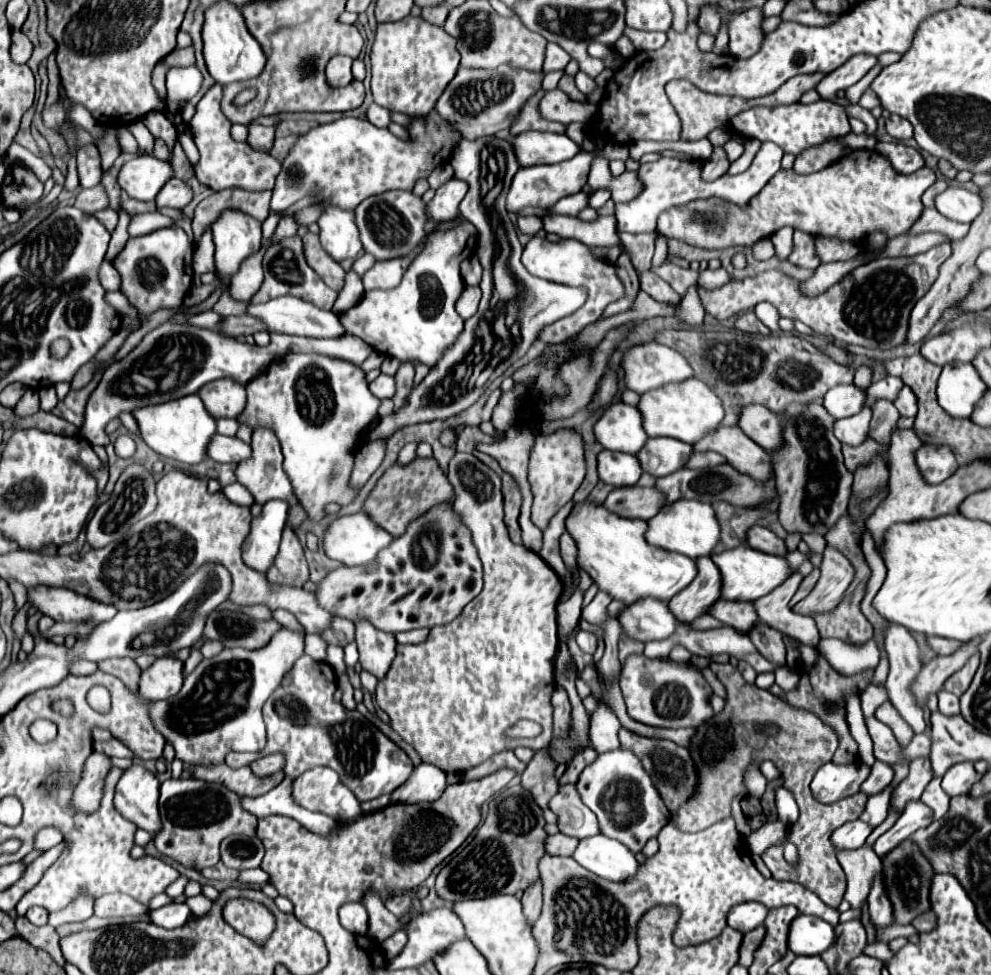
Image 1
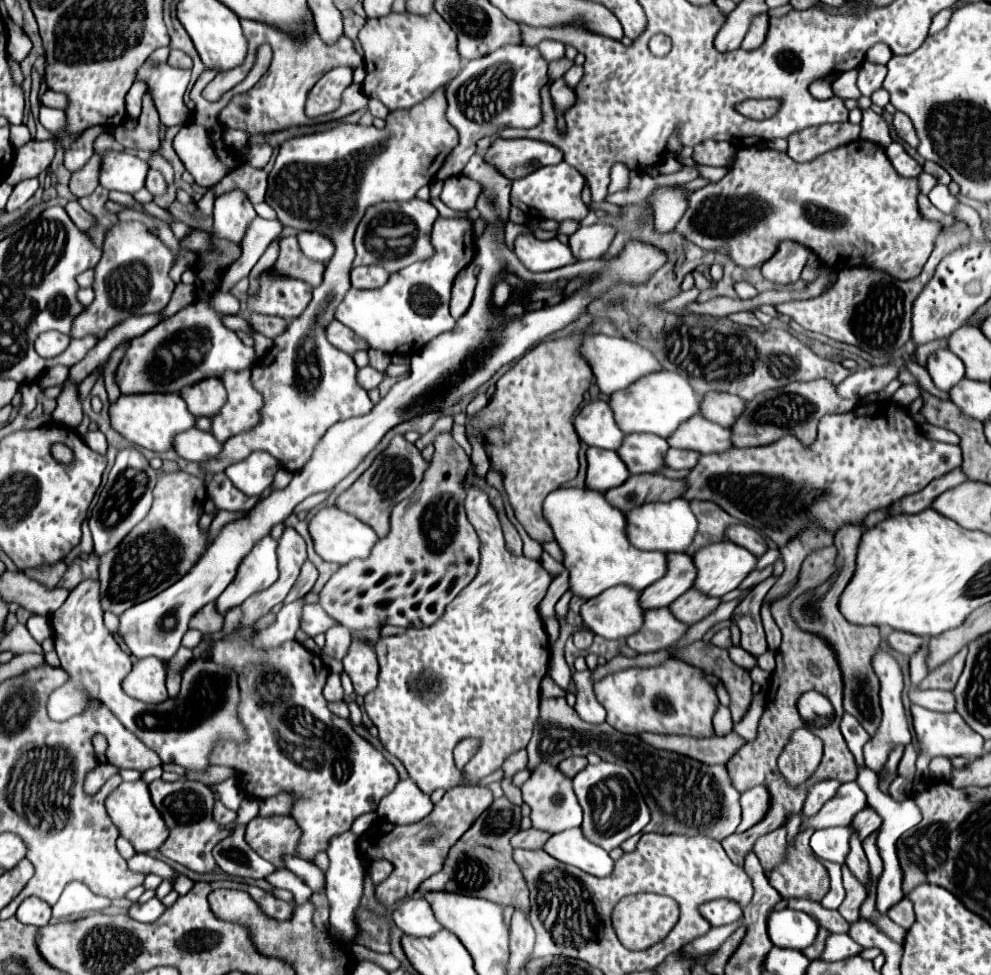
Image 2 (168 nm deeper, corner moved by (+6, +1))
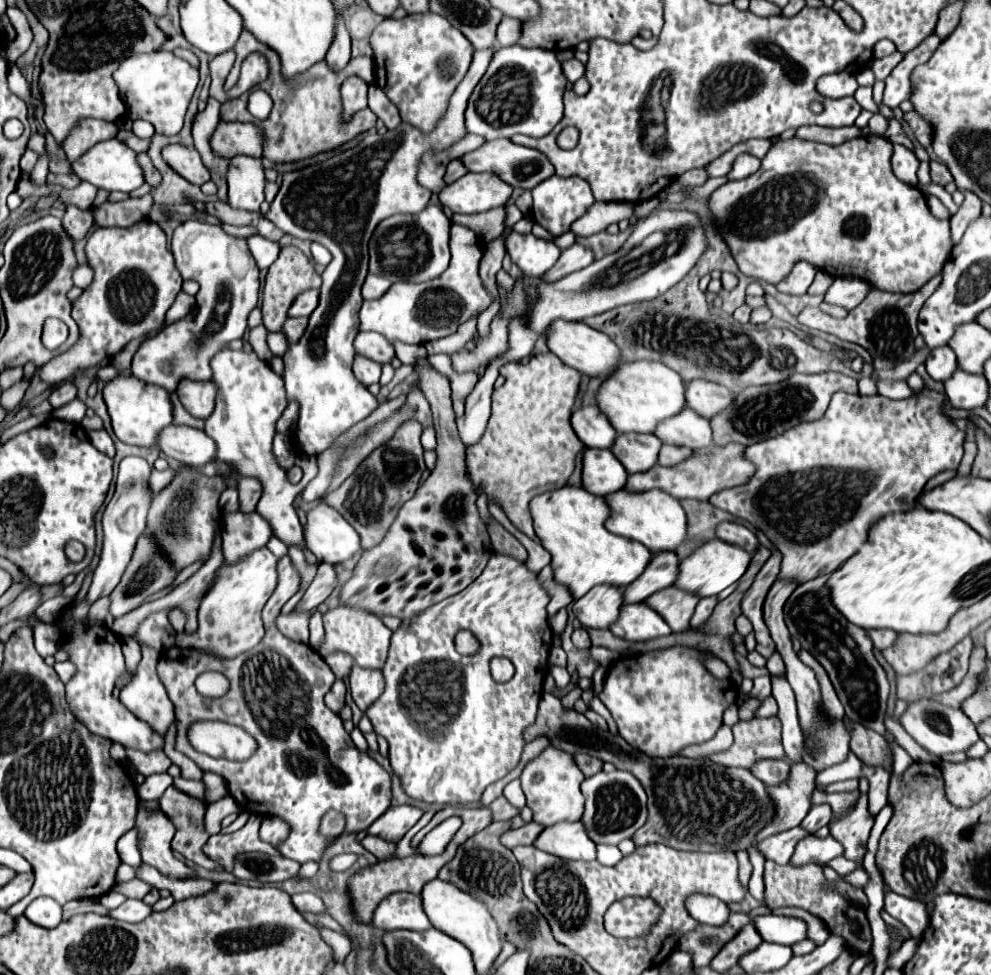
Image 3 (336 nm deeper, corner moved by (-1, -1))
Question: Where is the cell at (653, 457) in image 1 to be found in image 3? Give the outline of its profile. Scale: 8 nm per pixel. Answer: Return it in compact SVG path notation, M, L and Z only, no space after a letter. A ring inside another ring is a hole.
M619 434L611 452L629 474L647 472L657 464L663 442L655 434Z

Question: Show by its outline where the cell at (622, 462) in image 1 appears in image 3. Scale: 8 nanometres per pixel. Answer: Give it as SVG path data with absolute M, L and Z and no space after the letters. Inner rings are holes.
M587 448L583 460L583 488L595 496L607 496L621 488L627 482L627 470L613 456L611 450Z

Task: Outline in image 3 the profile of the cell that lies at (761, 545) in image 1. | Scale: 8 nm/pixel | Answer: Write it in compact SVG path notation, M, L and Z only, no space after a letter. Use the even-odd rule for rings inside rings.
M723 522L719 524L719 530L717 530L717 536L729 544L735 544L743 550L747 550L749 554L755 554L757 548L759 548L759 540L757 536L745 528L743 524L737 524L737 522Z

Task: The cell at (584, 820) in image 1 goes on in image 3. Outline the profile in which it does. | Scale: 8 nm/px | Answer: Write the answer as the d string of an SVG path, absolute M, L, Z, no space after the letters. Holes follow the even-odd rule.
M545 748L541 756L531 760L523 774L521 774L521 786L527 798L529 808L533 810L533 820L541 826L551 826L557 822L577 822L583 816L583 794L579 790L583 782L583 774L577 768L573 756L565 752L557 752L555 748Z

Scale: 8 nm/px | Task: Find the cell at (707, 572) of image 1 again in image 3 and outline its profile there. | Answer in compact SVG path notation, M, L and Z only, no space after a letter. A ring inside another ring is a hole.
M657 552L647 570L625 588L625 604L639 604L655 592L675 584L681 560L675 552Z

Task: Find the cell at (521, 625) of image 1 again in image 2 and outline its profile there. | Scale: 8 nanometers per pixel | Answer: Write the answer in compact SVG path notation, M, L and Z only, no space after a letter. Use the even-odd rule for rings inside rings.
M468 484L464 488L466 516L482 542L478 574L432 626L408 628L400 636L376 642L374 648L380 664L378 686L364 700L364 710L378 728L380 742L404 764L408 776L424 794L432 794L438 788L476 786L482 778L496 772L510 754L526 748L538 718L540 680L546 676L550 662L550 640L538 614L538 604L546 596L552 578L538 560L514 556L506 550L500 522L488 496L480 488ZM464 738L476 738L480 744L464 770L458 770L452 750Z

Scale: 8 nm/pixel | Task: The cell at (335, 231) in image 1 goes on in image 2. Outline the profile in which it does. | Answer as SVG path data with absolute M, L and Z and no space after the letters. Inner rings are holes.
M300 232L300 234L298 234L298 244L300 244L302 252L304 252L308 258L312 258L312 260L316 260L316 262L322 262L322 264L326 264L326 262L332 258L332 254L334 254L332 242L328 242L328 238L324 238L322 234Z

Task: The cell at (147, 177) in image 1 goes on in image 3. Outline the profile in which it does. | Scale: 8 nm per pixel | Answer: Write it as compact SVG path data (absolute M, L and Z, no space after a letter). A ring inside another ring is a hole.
M111 138L111 140L105 140L105 142L99 142L95 144L81 160L73 162L71 164L75 174L81 178L81 180L87 180L91 184L95 184L97 188L105 188L109 192L113 190L121 190L121 192L133 192L135 188L143 186L145 184L145 176L143 176L143 168L139 168L139 162L137 162L137 154L127 148L127 144L119 142L117 138Z

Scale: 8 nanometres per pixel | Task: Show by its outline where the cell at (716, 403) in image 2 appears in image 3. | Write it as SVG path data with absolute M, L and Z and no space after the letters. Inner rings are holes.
M693 380L687 384L687 408L707 420L715 418L723 408L729 408L731 400L735 400L735 394L715 382Z

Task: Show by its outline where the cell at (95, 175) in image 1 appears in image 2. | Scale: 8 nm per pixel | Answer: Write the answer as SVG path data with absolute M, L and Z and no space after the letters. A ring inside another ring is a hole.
M92 126L88 130L84 130L68 148L64 154L64 166L70 172L80 170L80 166L84 166L88 162L88 158L94 154L94 140L104 132L102 126Z

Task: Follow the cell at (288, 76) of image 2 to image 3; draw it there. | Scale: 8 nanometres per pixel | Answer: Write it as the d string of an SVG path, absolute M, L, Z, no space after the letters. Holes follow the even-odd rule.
M243 32L237 46L235 46L235 54L237 54L237 60L235 60L235 66L231 68L227 80L225 80L225 90L229 90L231 86L235 86L237 78L239 78L239 70L241 70L241 62L247 58L247 54L251 52L263 52L269 60L269 78L265 82L261 82L257 88L265 90L271 100L273 100L273 110L269 114L267 120L257 120L253 118L249 112L247 112L247 94L241 94L239 98L231 100L231 102L225 102L221 106L221 120L223 122L251 122L255 126L259 126L263 130L263 156L269 158L271 162L293 162L293 160L301 160L301 158L307 158L307 156L315 156L319 152L327 152L327 150L333 150L337 146L341 146L343 142L347 140L353 140L357 134L369 130L375 126L377 122L377 116L365 108L365 110L359 110L351 122L347 124L341 124L339 116L341 116L341 98L339 98L339 86L341 82L347 78L347 76L361 76L363 80L371 82L375 78L375 68L373 68L373 58L367 58L367 56L357 56L357 58L351 58L349 64L335 72L327 66L325 60L313 64L307 72L299 74L299 76L293 76L293 78L285 78L283 72L281 72L281 60L279 60L279 54L275 50L271 50L267 44L263 46L263 42L259 42L251 32Z

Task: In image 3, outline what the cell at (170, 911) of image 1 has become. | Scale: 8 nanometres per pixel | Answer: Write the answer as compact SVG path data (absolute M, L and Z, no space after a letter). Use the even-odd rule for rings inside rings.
M127 900L119 908L111 910L111 916L115 920L135 922L137 924L137 922L143 922L151 912L153 912L153 908L149 904L145 904L143 900Z

